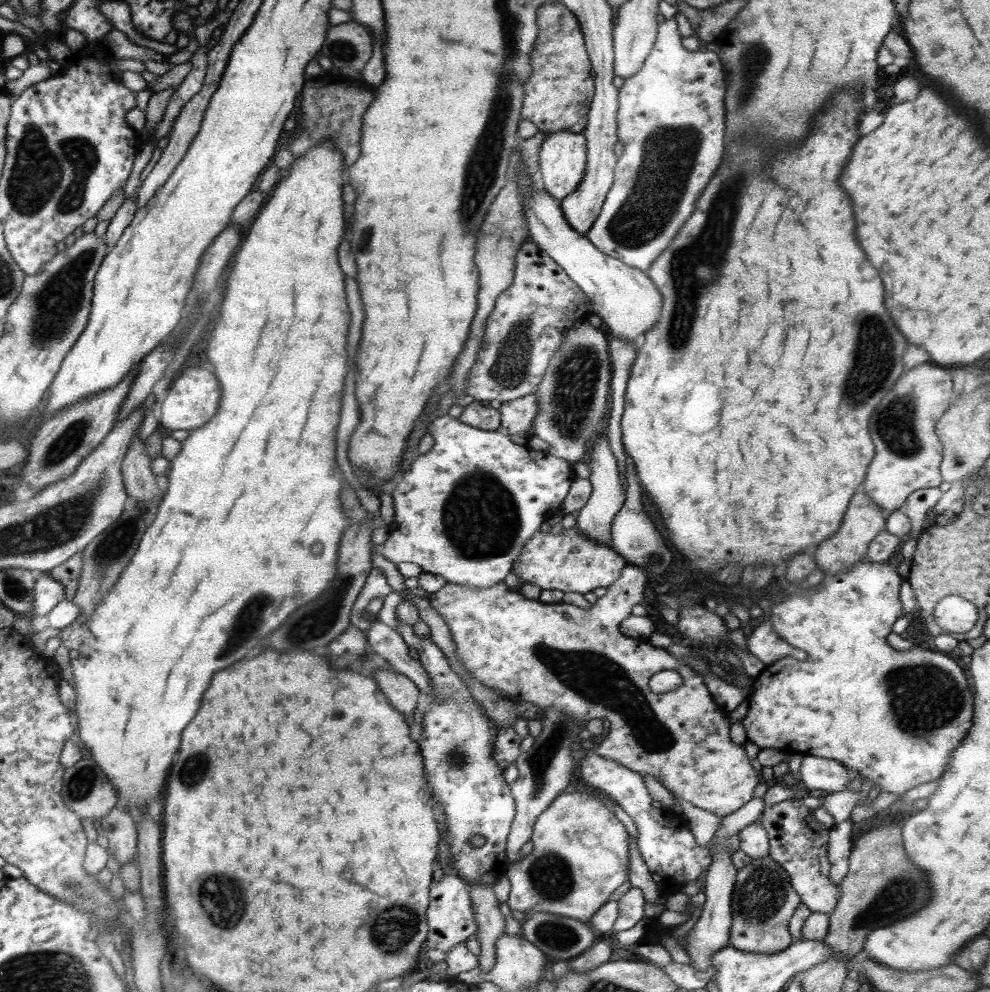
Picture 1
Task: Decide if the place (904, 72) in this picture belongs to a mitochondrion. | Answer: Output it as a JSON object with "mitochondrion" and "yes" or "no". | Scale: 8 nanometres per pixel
{"mitochondrion":"no"}

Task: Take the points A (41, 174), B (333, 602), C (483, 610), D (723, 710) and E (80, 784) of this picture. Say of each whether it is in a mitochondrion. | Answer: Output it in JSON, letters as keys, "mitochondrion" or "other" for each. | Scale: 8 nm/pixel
{"A":"mitochondrion","B":"mitochondrion","C":"other","D":"other","E":"mitochondrion"}

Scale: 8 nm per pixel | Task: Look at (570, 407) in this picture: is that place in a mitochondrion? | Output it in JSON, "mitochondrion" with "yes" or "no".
{"mitochondrion":"yes"}

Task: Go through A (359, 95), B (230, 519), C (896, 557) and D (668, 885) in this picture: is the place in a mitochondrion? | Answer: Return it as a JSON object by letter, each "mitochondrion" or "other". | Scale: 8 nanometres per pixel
{"A":"other","B":"other","C":"other","D":"other"}

